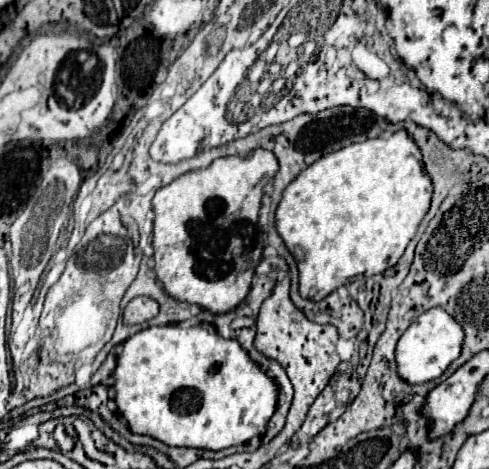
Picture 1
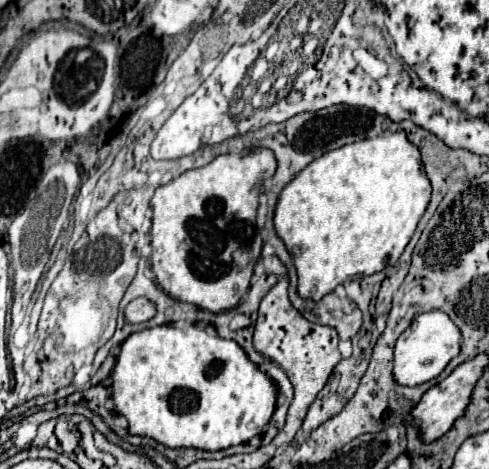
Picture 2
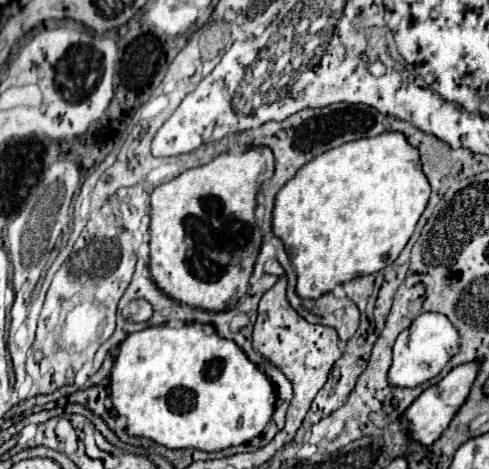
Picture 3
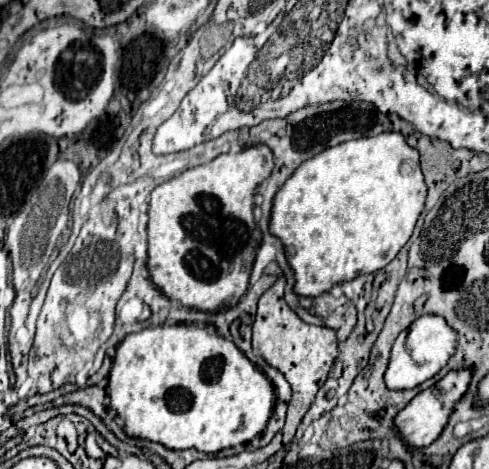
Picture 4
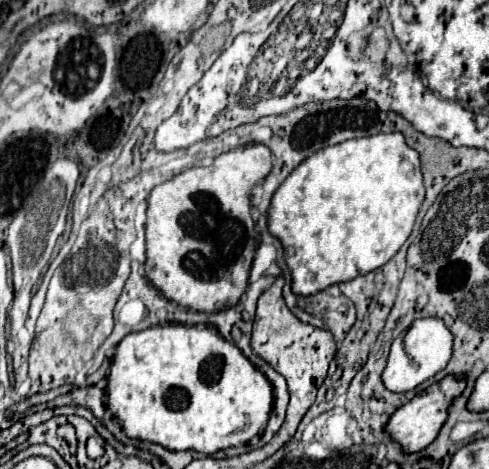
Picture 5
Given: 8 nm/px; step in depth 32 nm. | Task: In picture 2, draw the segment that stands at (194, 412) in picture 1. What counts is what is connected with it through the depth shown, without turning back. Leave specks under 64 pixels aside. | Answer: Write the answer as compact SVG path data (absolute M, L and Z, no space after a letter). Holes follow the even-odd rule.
M154 326L134 332L122 342L112 370L112 400L116 412L126 416L128 432L154 438L168 448L192 446L214 452L244 444L264 432L276 408L276 386L248 360L246 352L234 340L224 340L218 334L208 334L196 326Z

